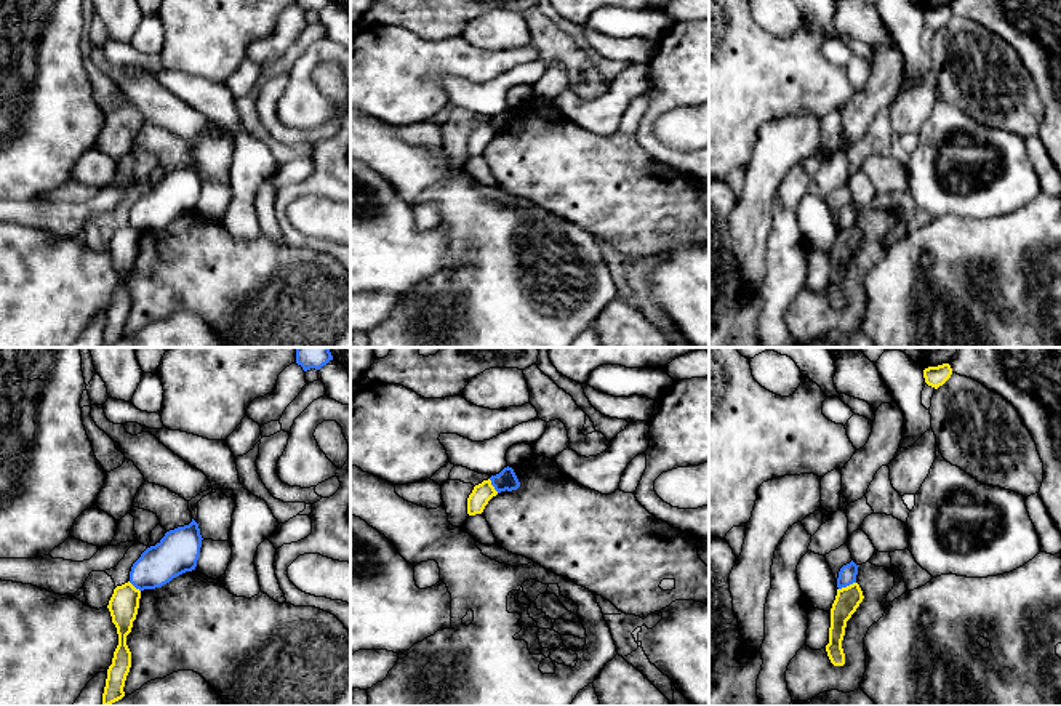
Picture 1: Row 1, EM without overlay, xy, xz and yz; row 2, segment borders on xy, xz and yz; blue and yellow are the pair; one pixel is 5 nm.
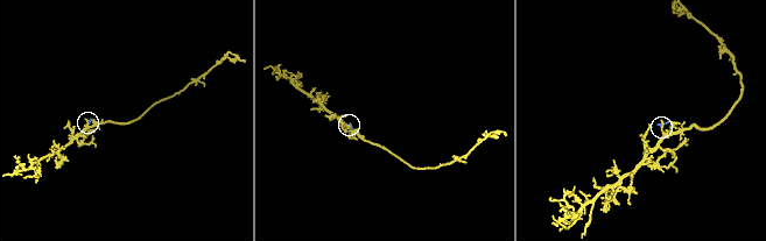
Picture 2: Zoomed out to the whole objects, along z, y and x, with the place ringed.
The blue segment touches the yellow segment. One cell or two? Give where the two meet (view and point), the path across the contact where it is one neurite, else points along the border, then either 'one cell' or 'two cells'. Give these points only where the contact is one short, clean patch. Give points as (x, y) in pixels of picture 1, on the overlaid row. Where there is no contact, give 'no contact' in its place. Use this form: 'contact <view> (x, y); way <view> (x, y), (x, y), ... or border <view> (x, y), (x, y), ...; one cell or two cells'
contact yz (847, 585); border yz (855, 581), (839, 589); two cells

